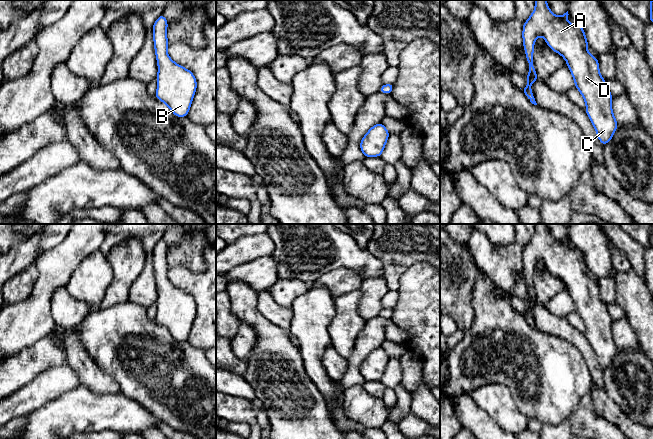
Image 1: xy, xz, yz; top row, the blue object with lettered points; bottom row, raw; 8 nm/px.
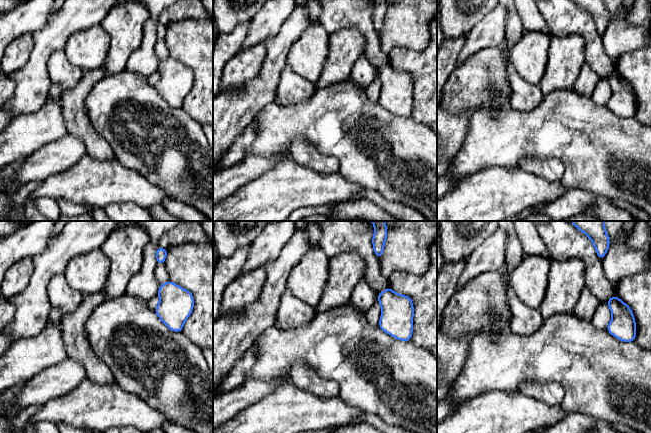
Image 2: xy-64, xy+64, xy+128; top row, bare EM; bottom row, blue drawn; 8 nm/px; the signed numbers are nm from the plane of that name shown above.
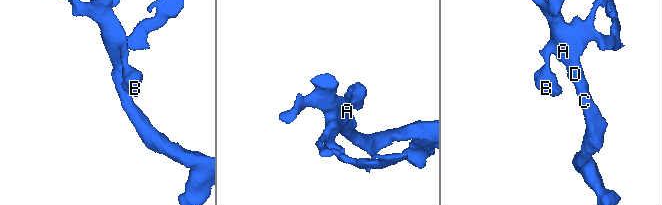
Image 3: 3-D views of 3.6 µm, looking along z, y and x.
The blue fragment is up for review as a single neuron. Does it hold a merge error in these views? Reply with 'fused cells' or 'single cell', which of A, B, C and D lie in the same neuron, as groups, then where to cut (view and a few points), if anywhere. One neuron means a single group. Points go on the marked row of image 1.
single cell; A B C D; no cut

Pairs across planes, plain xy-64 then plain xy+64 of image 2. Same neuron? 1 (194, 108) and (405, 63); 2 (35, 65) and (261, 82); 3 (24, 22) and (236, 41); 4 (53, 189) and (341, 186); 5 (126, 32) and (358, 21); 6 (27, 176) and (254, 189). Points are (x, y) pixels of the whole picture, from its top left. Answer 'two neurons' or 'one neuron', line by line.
1: one neuron
2: one neuron
3: one neuron
4: one neuron
5: two neurons
6: two neurons

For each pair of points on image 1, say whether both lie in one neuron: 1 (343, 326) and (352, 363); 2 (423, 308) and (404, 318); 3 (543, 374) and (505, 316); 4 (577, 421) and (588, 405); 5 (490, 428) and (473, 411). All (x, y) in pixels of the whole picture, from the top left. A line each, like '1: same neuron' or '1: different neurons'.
1: different neurons
2: same neuron
3: same neuron
4: same neuron
5: same neuron

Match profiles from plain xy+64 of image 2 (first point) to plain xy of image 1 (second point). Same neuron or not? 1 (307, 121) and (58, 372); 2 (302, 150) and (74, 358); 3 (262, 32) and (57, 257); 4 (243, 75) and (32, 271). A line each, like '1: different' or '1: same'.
1: different
2: same
3: different
4: same

